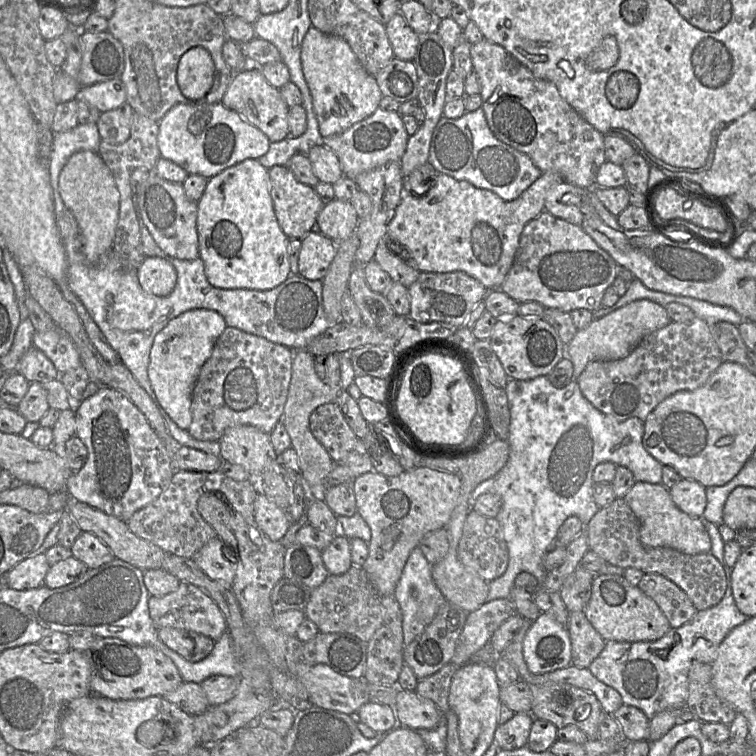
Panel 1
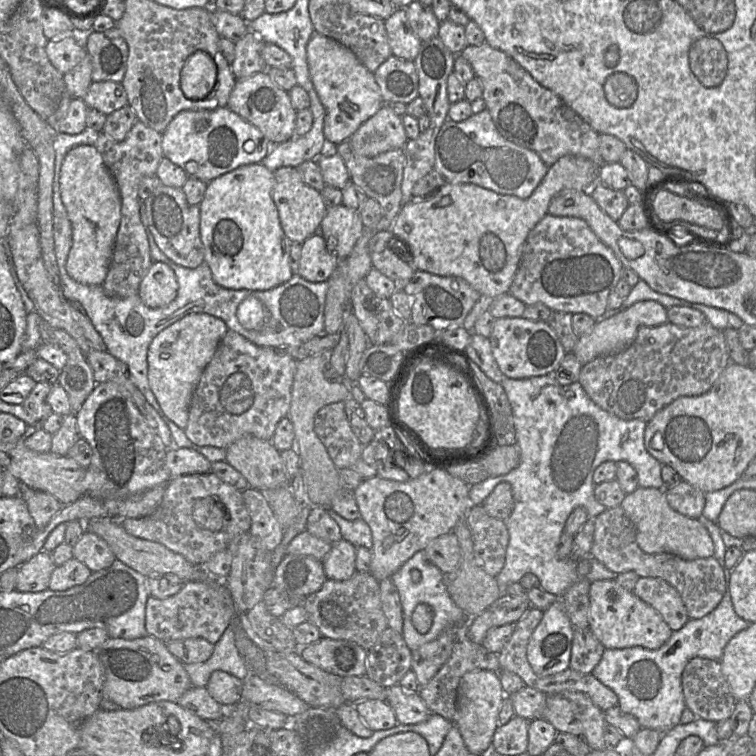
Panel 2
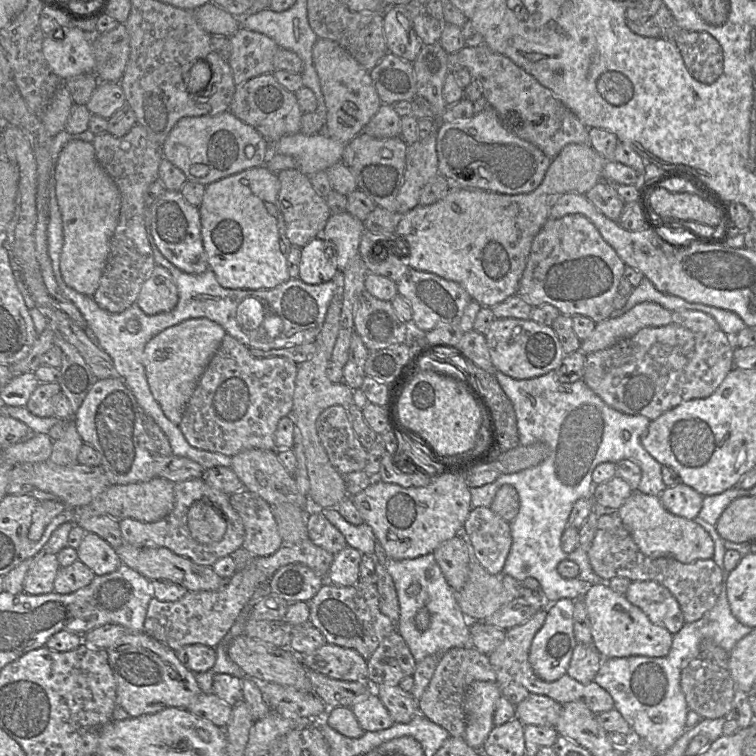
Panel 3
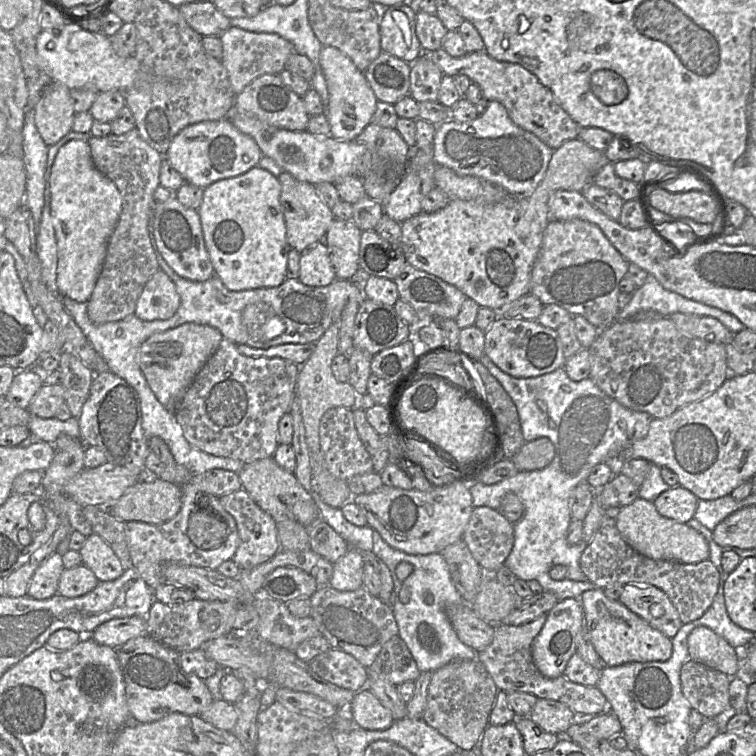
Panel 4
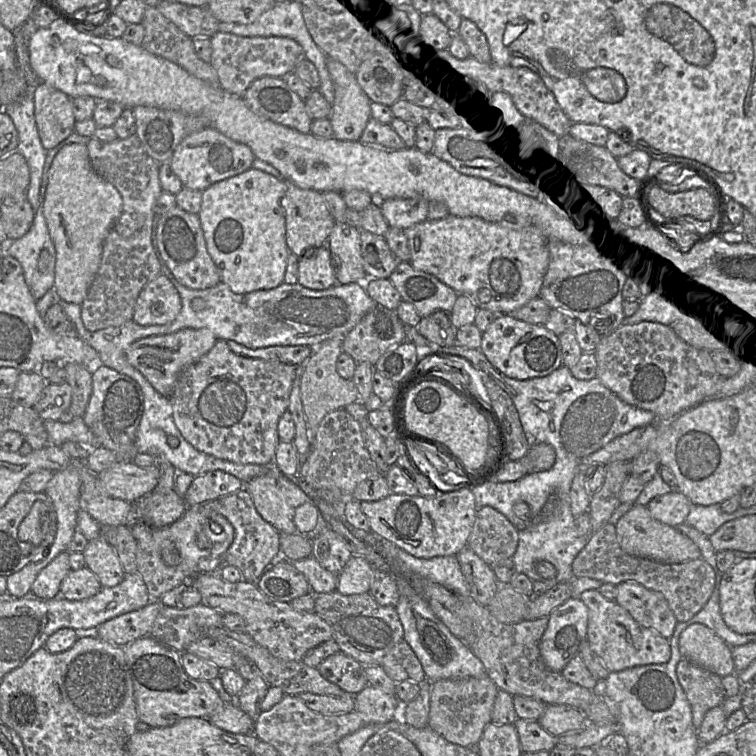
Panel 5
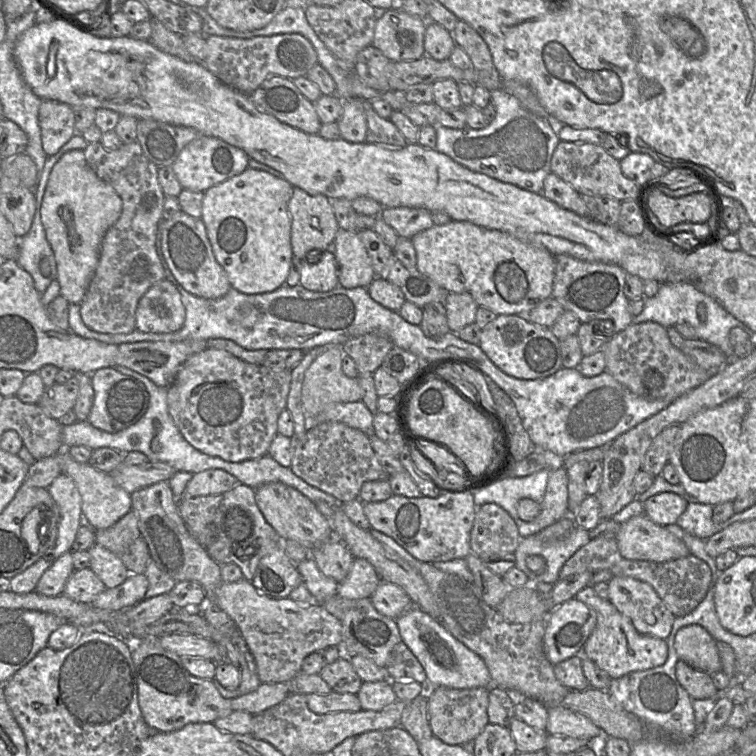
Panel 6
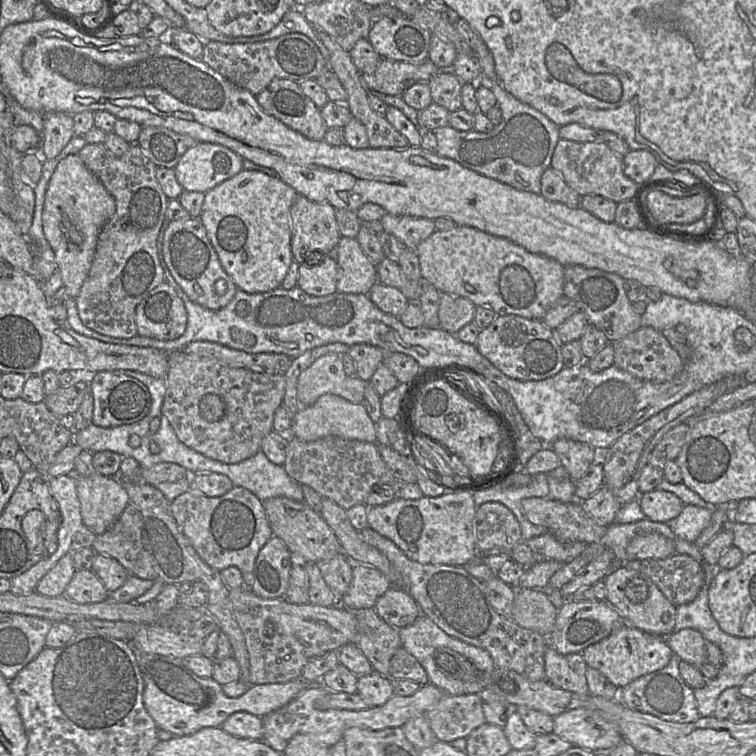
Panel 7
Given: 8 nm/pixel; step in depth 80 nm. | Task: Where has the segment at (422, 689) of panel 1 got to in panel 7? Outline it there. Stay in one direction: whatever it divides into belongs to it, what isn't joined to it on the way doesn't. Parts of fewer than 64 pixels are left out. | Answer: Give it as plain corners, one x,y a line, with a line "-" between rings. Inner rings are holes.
445,694
440,701
426,713
429,725
439,741
450,743
468,735
486,723
480,694
449,695

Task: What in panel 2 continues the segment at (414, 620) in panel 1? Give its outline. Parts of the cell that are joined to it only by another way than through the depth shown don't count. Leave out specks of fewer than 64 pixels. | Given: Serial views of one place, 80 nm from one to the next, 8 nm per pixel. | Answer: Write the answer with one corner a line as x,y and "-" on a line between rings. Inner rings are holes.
425,550
416,552
410,559
408,559
391,576
391,580
398,590
402,606
402,636
406,645
411,651
436,639
446,628
458,627
467,629
472,617
455,604
447,591
443,580
443,573
438,567
429,561
-
413,570
418,570
420,572
419,582
413,581
411,574
-
418,604
427,604
432,608
433,611
433,621
430,629
426,633
418,632
412,623
412,614

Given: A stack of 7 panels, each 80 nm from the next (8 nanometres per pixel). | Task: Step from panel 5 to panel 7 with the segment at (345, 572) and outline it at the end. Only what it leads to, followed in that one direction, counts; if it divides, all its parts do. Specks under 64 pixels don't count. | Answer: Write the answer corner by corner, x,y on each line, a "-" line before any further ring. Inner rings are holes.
353,564
352,583
339,598
347,609
374,608
377,599
392,587
389,579
371,565

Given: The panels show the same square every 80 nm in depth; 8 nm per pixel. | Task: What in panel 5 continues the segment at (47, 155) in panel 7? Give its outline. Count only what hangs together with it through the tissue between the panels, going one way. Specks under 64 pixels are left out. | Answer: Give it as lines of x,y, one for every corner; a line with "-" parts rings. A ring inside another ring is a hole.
45,83
33,90
34,116
41,144
50,150
68,138
75,127
71,98

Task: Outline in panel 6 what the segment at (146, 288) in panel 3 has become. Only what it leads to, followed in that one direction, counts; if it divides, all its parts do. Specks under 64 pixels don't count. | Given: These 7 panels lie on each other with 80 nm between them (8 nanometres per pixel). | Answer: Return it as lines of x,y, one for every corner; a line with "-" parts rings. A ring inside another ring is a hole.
165,278
151,286
139,300
136,329
145,333
175,332
183,326
185,316
179,291

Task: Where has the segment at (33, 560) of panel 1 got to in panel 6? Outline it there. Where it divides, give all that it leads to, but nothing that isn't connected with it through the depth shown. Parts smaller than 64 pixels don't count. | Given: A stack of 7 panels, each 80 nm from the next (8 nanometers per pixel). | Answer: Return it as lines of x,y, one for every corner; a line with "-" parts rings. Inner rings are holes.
66,552
42,574
34,591
45,596
64,594
65,584
74,571
71,552

